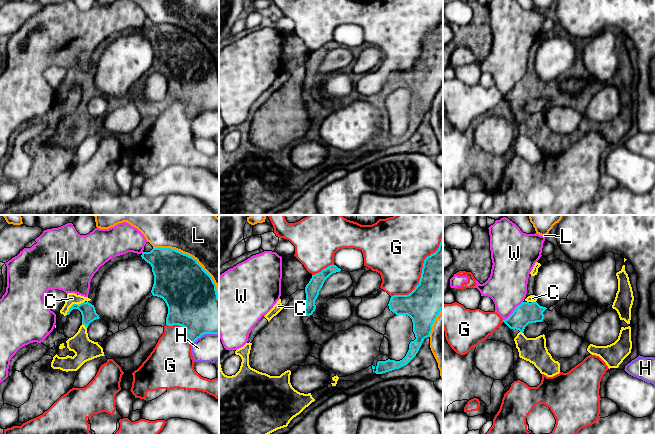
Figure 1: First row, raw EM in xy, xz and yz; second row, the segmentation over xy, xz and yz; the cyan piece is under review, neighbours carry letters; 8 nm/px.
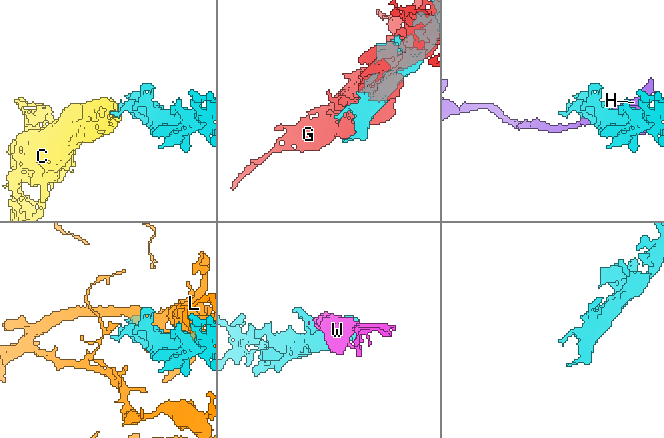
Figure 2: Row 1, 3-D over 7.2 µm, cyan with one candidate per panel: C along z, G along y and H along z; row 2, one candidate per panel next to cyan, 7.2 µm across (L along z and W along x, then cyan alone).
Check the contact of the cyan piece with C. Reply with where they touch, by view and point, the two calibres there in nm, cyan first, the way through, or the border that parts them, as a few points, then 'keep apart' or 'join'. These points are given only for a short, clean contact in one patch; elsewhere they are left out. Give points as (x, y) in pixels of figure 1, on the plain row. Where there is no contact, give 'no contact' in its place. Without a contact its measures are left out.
meets cyan in xy at (73, 80); 120 nm thick on the cyan side, 90 nm on the other; join

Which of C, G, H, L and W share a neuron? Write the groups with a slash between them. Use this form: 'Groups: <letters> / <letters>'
Groups: C / G W / H / L

